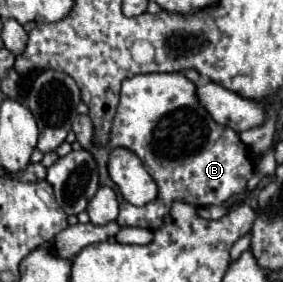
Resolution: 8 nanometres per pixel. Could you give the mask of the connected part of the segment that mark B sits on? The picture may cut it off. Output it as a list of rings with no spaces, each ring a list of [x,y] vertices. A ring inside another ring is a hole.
[[[146,73],[124,79],[112,125],[112,139],[106,145],[94,145],[94,125],[88,115],[78,115],[72,121],[72,131],[76,133],[80,145],[94,155],[100,169],[100,185],[110,185],[116,189],[106,168],[108,153],[114,147],[128,147],[136,151],[136,155],[144,161],[148,173],[158,183],[158,199],[146,203],[144,207],[130,205],[118,193],[120,215],[116,221],[122,227],[130,225],[158,229],[170,211],[172,201],[188,201],[198,207],[228,203],[234,195],[246,191],[246,183],[254,173],[252,153],[248,155],[248,149],[236,131],[218,125],[208,115],[196,97],[196,85],[186,79],[184,73]]]

